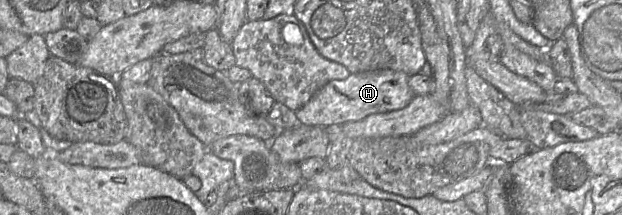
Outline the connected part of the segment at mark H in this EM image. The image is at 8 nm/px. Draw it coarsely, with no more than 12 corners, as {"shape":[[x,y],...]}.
{"shape":[[352,73],[320,88],[300,125],[328,127],[405,108],[409,75]]}

